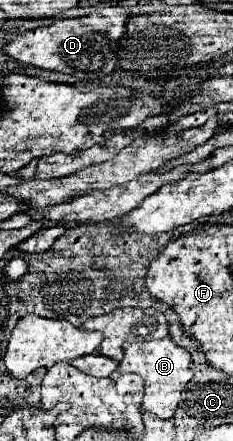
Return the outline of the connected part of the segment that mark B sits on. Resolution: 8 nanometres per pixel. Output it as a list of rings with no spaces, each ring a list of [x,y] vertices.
[[[169,337],[159,339],[159,341],[143,341],[143,343],[127,343],[123,345],[123,359],[119,361],[119,367],[111,375],[113,379],[123,375],[123,373],[137,373],[145,381],[145,391],[143,391],[143,401],[139,405],[141,411],[149,411],[157,415],[159,419],[171,419],[179,401],[185,385],[193,379],[191,371],[191,357],[189,351],[175,345]]]

